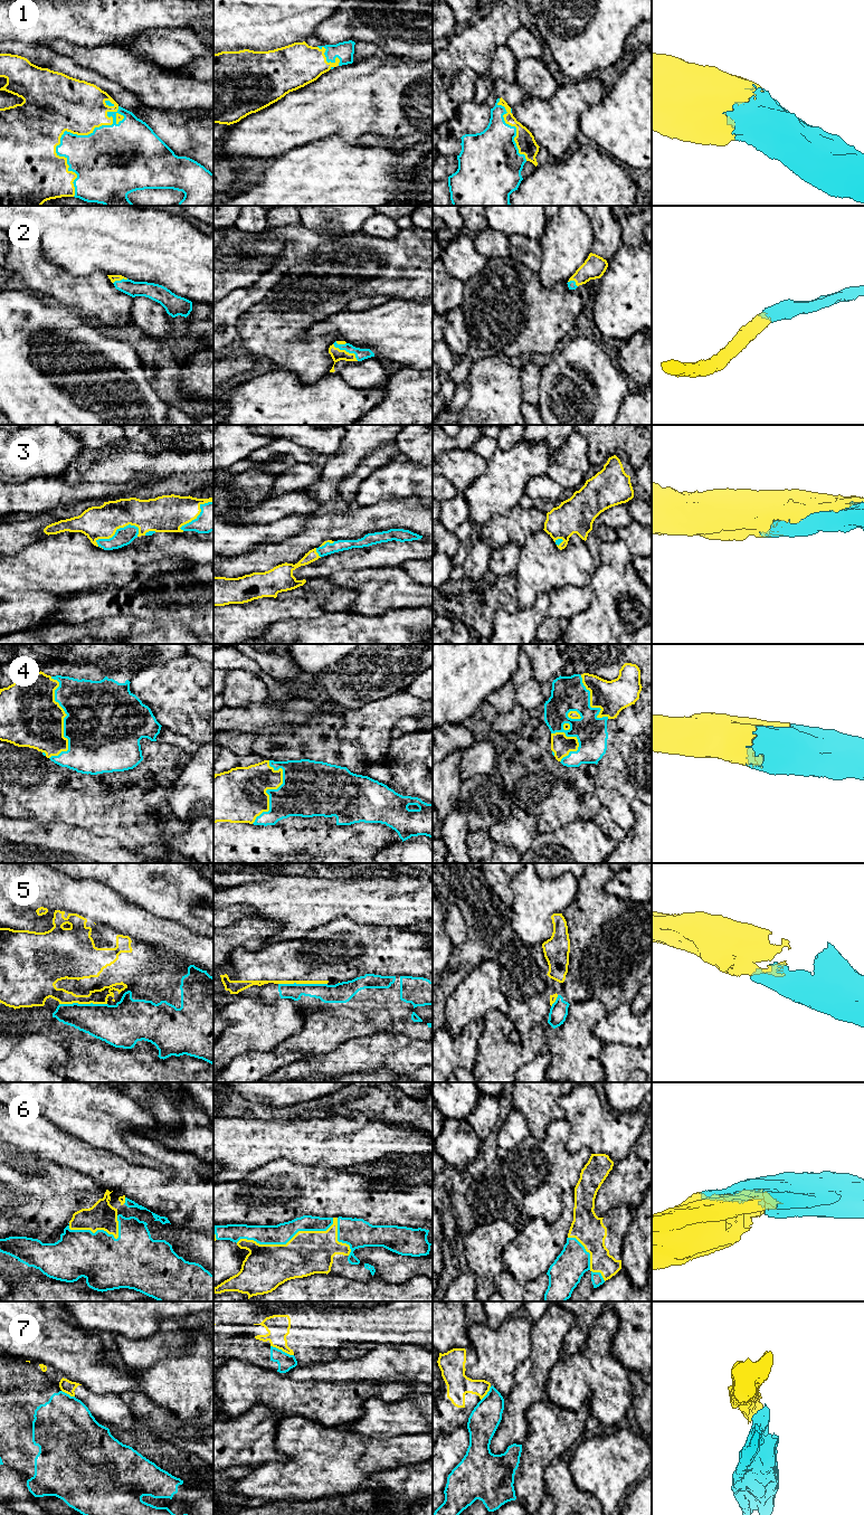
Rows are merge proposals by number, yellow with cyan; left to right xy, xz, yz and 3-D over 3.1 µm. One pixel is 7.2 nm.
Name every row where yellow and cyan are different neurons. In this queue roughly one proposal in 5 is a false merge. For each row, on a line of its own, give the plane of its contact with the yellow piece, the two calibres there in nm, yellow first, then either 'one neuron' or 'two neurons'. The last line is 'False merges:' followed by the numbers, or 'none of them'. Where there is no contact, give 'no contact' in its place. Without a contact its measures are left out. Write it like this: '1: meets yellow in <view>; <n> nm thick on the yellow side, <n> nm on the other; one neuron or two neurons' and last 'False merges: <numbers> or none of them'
1: meets yellow in xy; 440 nm thick on the yellow side, 300 nm on the other; one neuron
2: meets yellow in xz; 90 nm thick on the yellow side, 80 nm on the other; one neuron
3: meets yellow in xy; 240 nm thick on the yellow side, 130 nm on the other; one neuron
4: meets yellow in xy; 440 nm thick on the yellow side, 480 nm on the other; one neuron
5: meets yellow in xz; 30 nm thick on the yellow side, 130 nm on the other; two neurons
6: meets yellow in xz; 320 nm thick on the yellow side, 150 nm on the other; one neuron
7: meets yellow in xz; 160 nm thick on the yellow side, 120 nm on the other; two neurons
False merges: 5, 7

